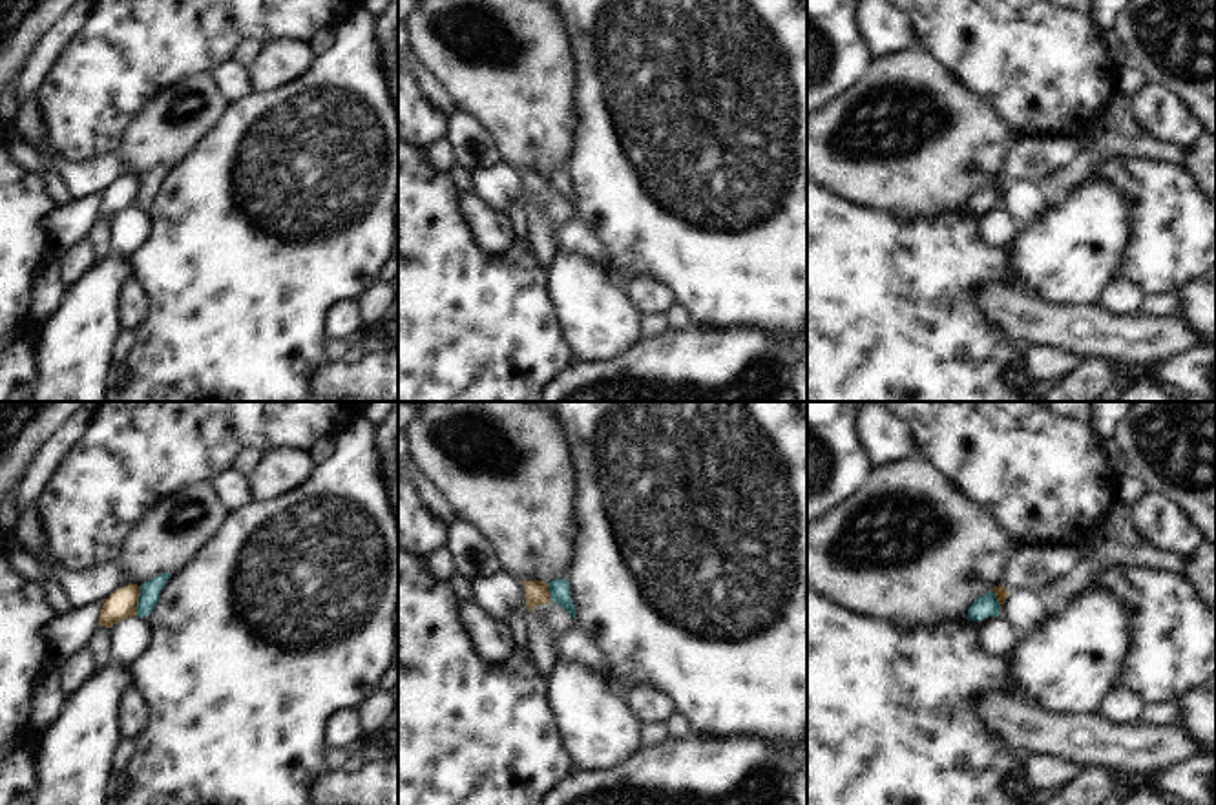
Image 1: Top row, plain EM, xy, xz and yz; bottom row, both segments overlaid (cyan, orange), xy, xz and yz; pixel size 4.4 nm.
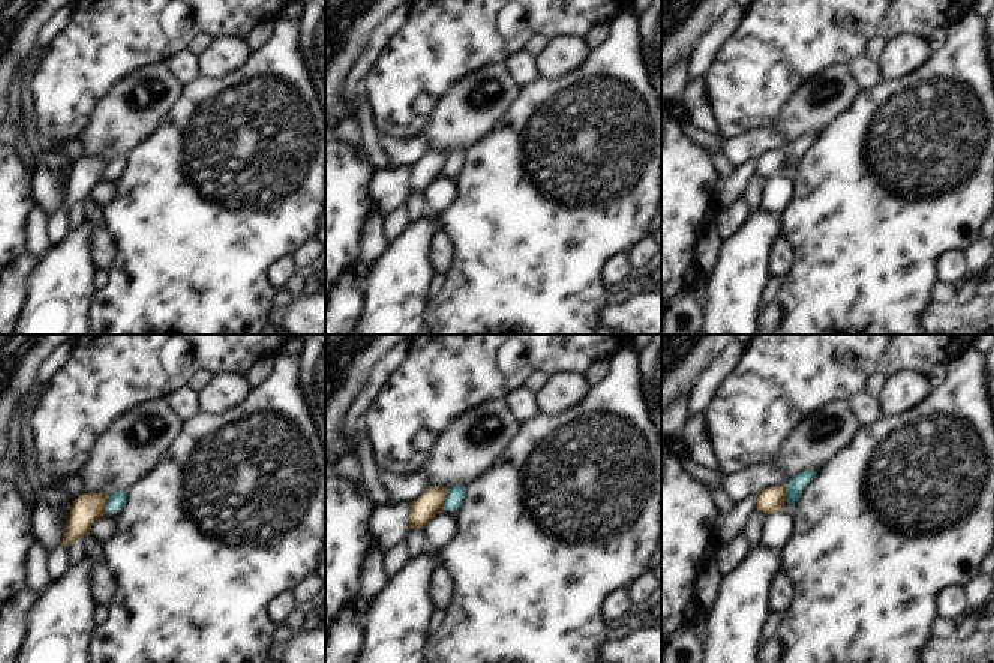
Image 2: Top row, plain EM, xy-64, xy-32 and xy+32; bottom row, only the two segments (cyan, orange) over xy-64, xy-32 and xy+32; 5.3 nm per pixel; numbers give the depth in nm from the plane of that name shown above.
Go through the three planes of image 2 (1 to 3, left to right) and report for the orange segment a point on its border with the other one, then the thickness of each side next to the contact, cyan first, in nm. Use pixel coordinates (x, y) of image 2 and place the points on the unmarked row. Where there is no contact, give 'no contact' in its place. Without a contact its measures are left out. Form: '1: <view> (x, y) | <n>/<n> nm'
1: xy-64 (107, 167) | 90/160 nm
2: xy-32 (446, 165) | 90/140 nm
3: xy+32 (787, 159) | 90/130 nm

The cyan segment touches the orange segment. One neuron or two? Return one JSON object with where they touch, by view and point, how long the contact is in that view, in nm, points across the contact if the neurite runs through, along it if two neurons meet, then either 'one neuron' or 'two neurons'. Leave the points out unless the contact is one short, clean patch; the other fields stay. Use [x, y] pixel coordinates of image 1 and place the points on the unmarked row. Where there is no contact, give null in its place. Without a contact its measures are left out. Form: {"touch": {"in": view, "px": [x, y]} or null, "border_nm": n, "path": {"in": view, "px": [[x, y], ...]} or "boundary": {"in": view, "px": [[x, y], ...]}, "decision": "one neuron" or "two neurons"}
{"touch": {"in": "xy", "px": [139, 192]}, "border_nm": 140, "boundary": {"in": "xy", "px": [[141, 177], [136, 207]]}, "decision": "two neurons"}

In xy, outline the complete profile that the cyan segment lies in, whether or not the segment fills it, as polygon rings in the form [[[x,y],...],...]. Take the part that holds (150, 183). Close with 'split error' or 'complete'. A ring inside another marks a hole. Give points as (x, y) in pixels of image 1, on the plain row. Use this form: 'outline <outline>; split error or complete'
outline [[[161,164],[141,177],[137,208],[148,208],[155,201],[155,197],[161,190],[161,183],[170,168],[172,168],[172,164]]]; complete

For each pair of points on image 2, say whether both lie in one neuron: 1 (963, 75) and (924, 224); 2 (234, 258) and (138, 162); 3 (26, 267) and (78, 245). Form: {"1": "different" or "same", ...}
{"1": "same", "2": "same", "3": "different"}

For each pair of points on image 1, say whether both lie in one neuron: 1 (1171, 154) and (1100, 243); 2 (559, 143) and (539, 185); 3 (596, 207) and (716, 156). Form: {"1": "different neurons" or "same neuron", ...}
{"1": "different neurons", "2": "different neurons", "3": "same neuron"}

